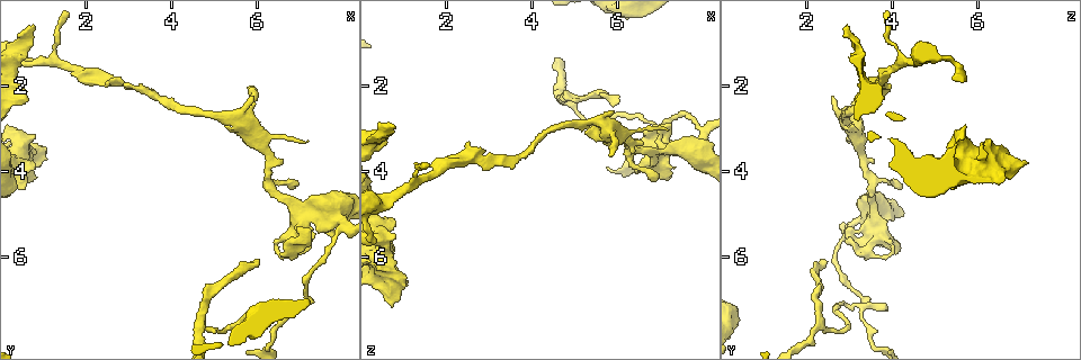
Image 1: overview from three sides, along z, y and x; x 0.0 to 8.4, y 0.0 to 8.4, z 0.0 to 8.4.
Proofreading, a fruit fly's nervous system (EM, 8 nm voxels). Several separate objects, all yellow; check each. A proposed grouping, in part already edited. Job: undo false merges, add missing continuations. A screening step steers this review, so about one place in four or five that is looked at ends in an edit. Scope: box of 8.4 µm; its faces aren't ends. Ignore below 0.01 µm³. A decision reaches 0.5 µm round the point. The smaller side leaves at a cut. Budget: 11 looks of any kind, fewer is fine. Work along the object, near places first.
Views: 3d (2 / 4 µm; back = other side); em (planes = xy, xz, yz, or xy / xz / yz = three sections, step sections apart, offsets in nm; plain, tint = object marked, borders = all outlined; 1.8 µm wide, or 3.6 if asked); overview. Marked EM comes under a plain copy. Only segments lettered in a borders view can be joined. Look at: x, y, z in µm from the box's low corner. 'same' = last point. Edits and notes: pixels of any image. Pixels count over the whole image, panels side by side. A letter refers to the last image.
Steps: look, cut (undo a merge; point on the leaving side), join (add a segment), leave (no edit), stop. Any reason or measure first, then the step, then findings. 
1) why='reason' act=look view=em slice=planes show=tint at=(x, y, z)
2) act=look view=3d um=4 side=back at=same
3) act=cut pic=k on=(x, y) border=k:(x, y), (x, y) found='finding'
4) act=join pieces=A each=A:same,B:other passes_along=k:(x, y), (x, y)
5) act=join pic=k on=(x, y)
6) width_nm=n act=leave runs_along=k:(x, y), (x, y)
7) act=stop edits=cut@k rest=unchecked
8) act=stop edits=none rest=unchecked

why='thin end' act=look view=em slice=planes show=tint at=(6.05, 6.10, 2.40)

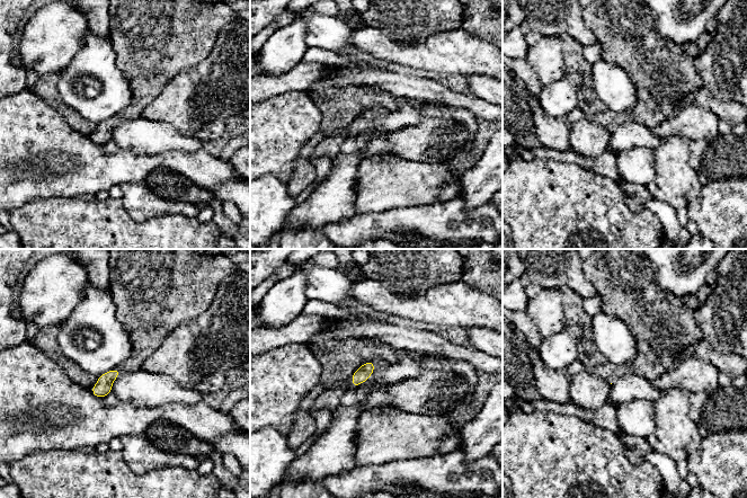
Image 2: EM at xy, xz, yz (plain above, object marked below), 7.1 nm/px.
why='what lies round it' act=look view=em slice=planes show=borders at=same

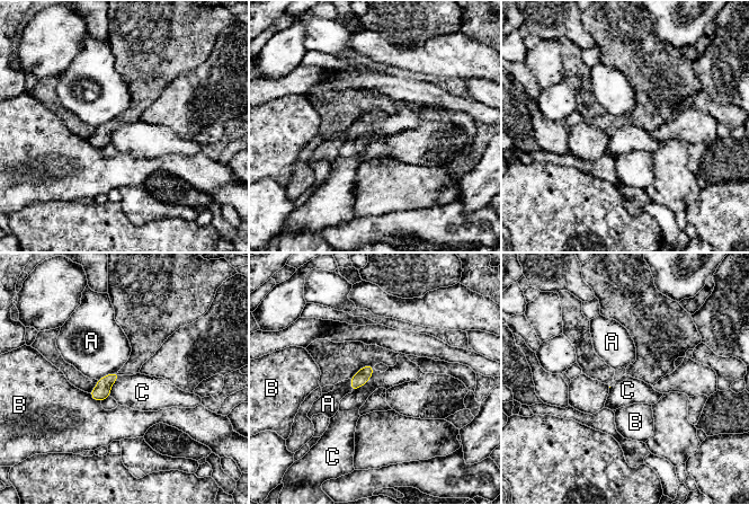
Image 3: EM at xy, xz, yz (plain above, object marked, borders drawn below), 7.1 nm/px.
act=leave each=A:other,B:other,C:other border=3:(374, 368), (371, 378), (353, 391) found='none of them fits'

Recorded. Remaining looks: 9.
why='free end' act=look view=3d um=2 at=(0.65, 2.30, 3.15)

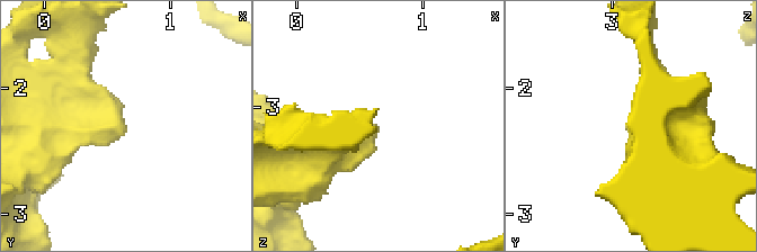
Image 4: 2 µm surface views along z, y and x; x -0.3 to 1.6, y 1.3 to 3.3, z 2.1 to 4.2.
act=look view=em slice=planes show=borders at=(0.66, 2.32, 3.14)

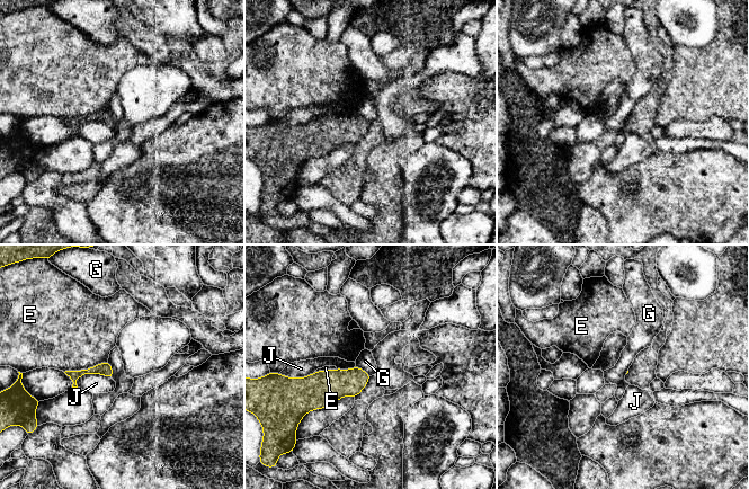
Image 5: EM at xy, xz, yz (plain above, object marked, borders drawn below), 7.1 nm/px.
longest_contact=E:320nm act=leave each=E:other,G:other,J:other runs_along=5:(70, 373), (105, 370), (110, 375) found='no lettered segment goes on from it'

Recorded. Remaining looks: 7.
why='free end' act=look view=3d um=2 at=(0.80, 0.60, 2.90)

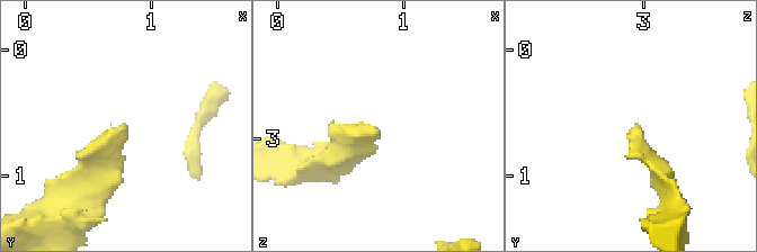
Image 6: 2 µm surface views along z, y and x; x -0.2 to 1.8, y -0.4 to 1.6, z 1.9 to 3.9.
act=look view=em um=3.6 slice=xy step=16 show=borders at=(0.74, 0.62, 2.88)

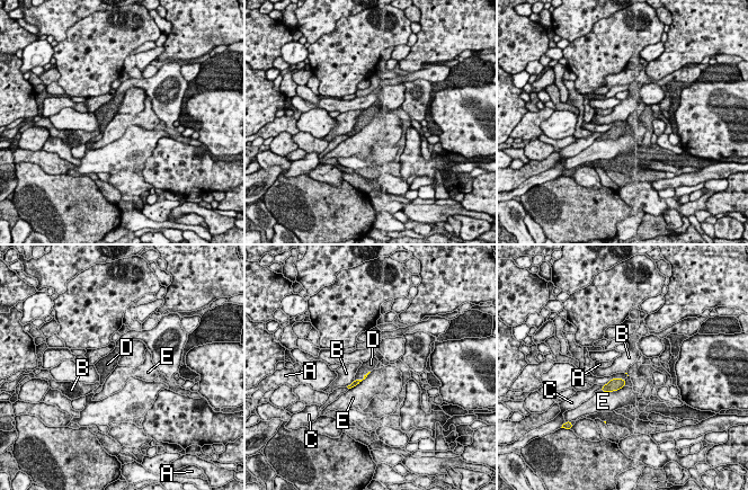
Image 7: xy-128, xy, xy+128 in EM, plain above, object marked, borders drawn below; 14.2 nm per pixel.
why='cut it another way' act=look view=em um=3.6 slice=planes show=borders at=same

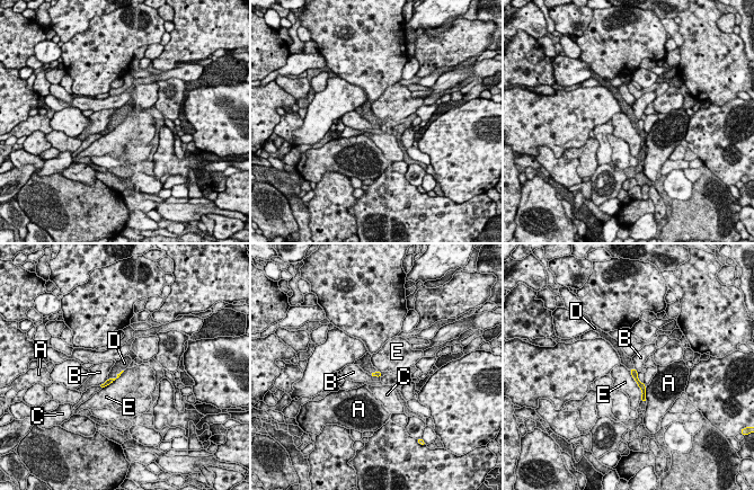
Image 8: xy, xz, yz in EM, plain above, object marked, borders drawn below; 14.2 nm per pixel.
act=join pieces=D each=A:other,B:other,C:other,D:same,E:other found='it goes on there'

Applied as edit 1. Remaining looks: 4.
why='a fork' act=look view=3d um=2 at=(5.70, 2.85, 3.00)

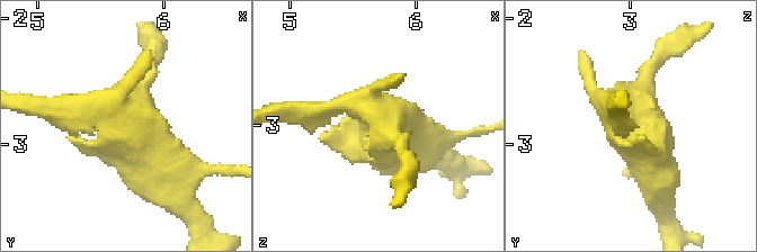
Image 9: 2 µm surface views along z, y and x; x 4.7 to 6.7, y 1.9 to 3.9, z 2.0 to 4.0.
why='now the EM' act=look view=em slice=xz step=8 show=tint at=(5.74, 2.82, 2.94)

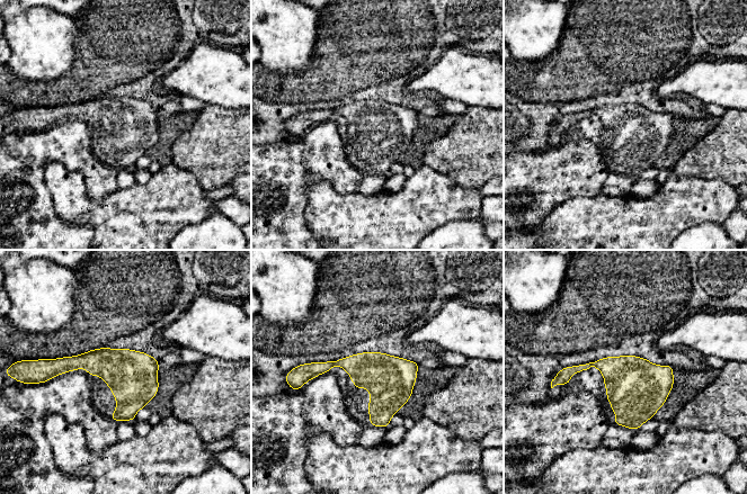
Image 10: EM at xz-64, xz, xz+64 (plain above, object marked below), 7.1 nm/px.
why='another direction' act=look view=em slice=planes show=borders at=same

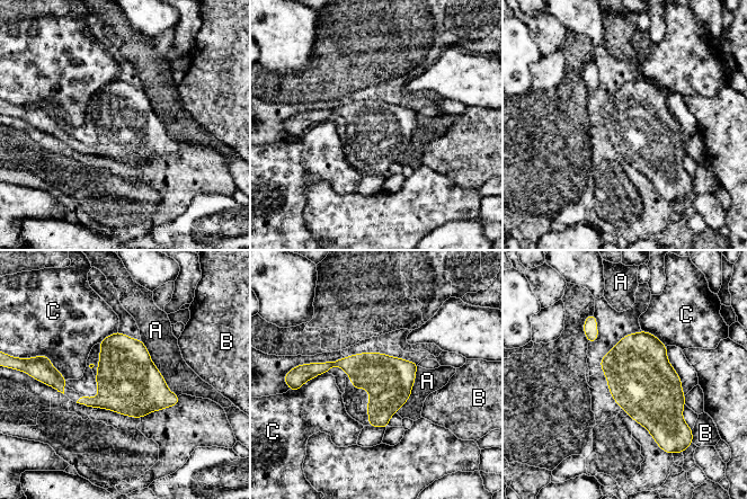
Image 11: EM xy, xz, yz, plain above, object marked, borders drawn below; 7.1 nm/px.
longest_contact=A:500nm act=leave each=A:other,B:other,C:other found='all the same neuron'

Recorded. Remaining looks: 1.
act=stop edits=join@8 rest=unchecked

